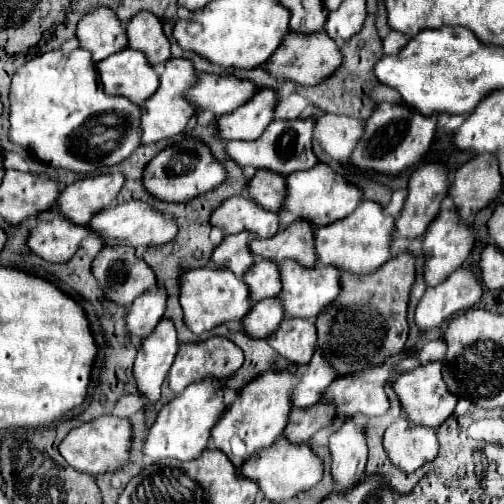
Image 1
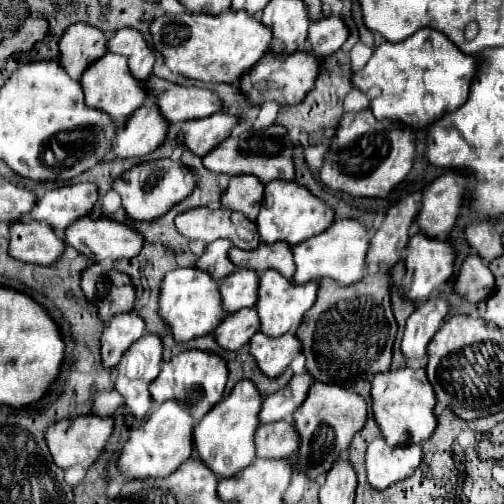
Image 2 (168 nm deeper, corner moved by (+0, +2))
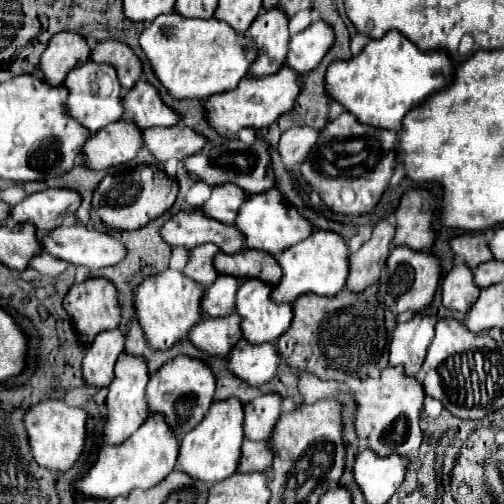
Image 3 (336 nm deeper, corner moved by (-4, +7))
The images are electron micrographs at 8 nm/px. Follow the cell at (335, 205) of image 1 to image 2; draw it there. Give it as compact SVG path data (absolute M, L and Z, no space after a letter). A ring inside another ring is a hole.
M268 182L264 190L264 202L260 208L260 214L256 218L258 232L262 242L278 242L286 240L288 244L296 246L298 242L304 242L306 238L312 238L314 234L320 234L322 230L330 228L334 224L336 212L320 198L312 196L312 192L298 182Z

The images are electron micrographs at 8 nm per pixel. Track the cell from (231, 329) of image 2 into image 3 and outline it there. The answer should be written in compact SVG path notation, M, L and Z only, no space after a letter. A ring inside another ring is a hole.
M228 315L228 317L218 317L218 319L202 319L198 321L198 325L194 325L194 329L190 329L188 333L188 341L200 349L206 351L210 355L216 357L226 357L232 349L232 345L240 339L240 325L238 325L238 317L236 315Z

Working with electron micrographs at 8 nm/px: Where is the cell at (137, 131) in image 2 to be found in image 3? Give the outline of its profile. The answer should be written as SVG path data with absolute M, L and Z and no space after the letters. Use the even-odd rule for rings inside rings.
M116 121L100 129L82 147L82 163L88 169L110 169L132 161L142 147L142 131L124 121Z

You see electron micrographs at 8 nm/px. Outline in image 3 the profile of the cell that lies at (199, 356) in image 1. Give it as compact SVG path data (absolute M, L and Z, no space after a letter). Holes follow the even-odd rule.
M176 357L150 375L150 381L146 385L146 405L150 413L162 415L172 427L172 433L180 439L184 437L184 433L194 429L194 425L198 425L202 417L206 417L214 401L214 389L216 379L204 361L192 357Z

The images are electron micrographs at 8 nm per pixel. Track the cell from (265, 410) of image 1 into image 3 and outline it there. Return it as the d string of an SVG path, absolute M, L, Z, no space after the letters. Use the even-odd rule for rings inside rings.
M238 399L212 403L206 417L182 437L176 469L186 473L188 477L194 477L194 481L204 481L204 485L214 485L230 477L230 473L236 473L240 461L240 447L244 441L242 419L244 409Z

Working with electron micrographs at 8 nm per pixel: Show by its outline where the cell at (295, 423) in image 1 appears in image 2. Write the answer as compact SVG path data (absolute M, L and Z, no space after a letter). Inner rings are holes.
M268 422L258 428L256 434L256 456L260 458L286 458L298 450L298 432L294 424Z

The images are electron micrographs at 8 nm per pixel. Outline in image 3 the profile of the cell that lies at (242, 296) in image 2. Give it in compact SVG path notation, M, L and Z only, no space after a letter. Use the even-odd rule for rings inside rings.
M218 275L214 285L206 287L202 293L200 309L208 317L226 317L234 309L234 295L238 291L240 281L236 277Z

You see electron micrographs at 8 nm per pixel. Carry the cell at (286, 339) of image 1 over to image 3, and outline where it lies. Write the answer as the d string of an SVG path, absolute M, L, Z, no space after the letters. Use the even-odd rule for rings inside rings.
M236 341L234 349L228 355L228 371L238 377L240 381L244 381L250 387L260 387L264 383L268 383L274 375L276 375L276 367L280 365L280 355L274 347L274 343L264 343L264 345L250 345L246 341Z

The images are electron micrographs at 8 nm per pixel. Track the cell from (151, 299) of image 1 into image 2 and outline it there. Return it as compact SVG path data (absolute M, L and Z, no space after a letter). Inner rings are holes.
M116 314L102 334L102 362L112 368L120 362L122 354L146 332L146 322L136 314Z

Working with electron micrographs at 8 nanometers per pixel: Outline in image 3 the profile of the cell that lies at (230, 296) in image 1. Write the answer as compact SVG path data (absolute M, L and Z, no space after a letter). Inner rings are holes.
M166 269L162 273L156 273L148 279L144 279L132 293L132 305L136 311L136 319L144 331L146 343L152 349L166 351L170 349L178 339L184 339L188 331L204 317L200 309L200 295L202 287L188 279L180 271Z

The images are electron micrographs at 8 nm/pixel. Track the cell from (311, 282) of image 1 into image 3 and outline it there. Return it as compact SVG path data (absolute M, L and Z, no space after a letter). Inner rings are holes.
M246 279L240 283L240 289L236 293L236 303L234 303L234 313L240 317L240 329L242 329L242 339L262 345L262 343L274 343L288 327L292 321L292 305L290 303L274 303L270 299L270 285L258 281L258 279Z

